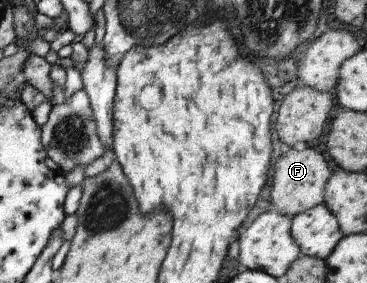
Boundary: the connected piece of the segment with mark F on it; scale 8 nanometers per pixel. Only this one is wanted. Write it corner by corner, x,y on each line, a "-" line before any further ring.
306,147
303,150
289,149
279,158
272,173
272,187
269,202
271,209
277,210
288,217
294,217
303,211
309,211
323,200
323,184
331,176
329,166
323,156

